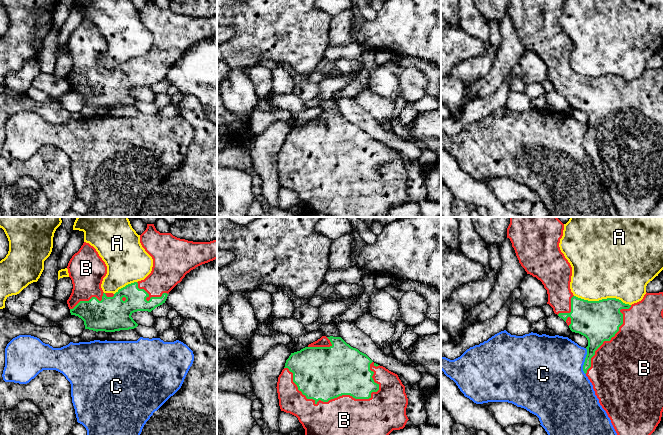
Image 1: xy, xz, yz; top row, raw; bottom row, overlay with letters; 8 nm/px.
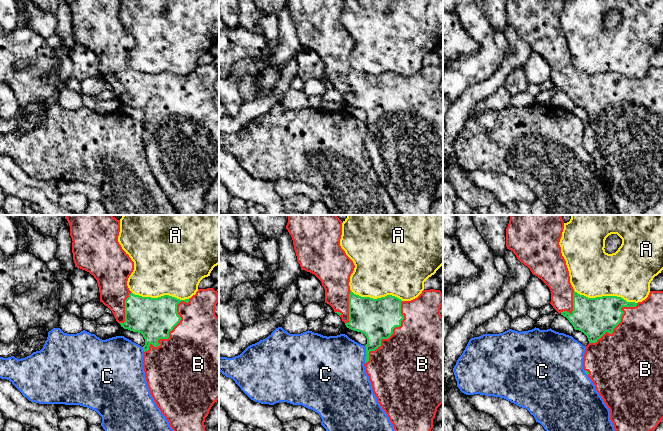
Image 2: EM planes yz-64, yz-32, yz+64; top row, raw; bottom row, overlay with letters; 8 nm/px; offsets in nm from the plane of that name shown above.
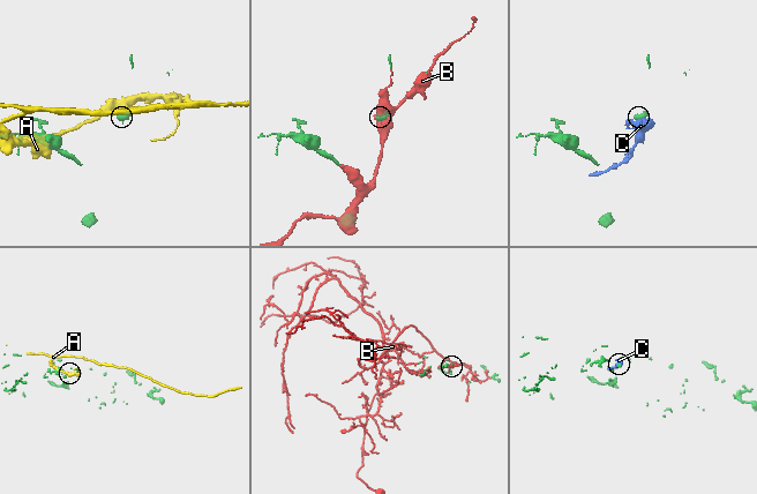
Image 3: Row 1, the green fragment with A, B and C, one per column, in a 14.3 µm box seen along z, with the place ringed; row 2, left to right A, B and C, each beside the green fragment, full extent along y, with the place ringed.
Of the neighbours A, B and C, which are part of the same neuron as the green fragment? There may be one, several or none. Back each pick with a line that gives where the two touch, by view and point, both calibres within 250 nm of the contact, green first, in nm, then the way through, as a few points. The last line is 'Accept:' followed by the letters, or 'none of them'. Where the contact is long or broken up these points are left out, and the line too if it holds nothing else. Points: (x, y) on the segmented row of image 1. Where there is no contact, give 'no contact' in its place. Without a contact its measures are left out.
B: contact xz (328, 400); calibres 440 and 320 nm
Accept: B

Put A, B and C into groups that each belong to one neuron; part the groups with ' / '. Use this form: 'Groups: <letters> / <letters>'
Groups: A / B / C

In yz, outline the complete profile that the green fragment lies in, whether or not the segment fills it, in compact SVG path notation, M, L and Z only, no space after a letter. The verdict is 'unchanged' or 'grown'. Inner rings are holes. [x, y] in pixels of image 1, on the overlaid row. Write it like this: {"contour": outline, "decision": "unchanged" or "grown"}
{"contour": "M510 217L510 224L507 228L507 238L510 239L519 263L527 274L536 277L544 285L548 294L547 304L553 308L554 313L567 323L572 332L579 333L587 338L587 355L583 365L583 371L592 383L595 395L610 418L617 435L651 435L660 423L663 412L663 292L646 292L641 301L632 305L625 304L616 298L588 301L574 296L570 289L572 267L559 247L560 239L563 236L563 230L564 224L557 217Z", "decision": "grown"}

